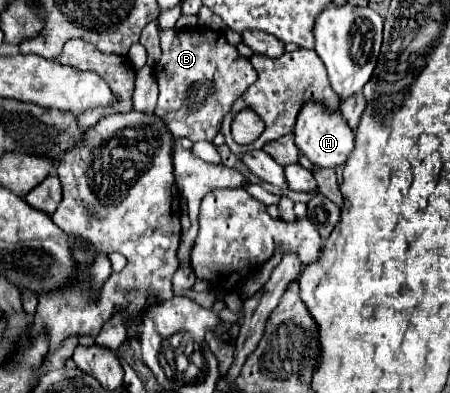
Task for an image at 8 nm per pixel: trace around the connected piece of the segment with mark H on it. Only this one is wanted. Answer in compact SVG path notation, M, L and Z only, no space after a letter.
M307 102L303 104L299 116L297 116L297 124L293 130L295 136L295 144L299 148L301 154L305 154L313 166L317 168L337 168L343 166L349 158L349 154L353 152L353 132L349 130L347 122L343 122L343 118L339 118L339 112L325 112L325 108L319 102Z

